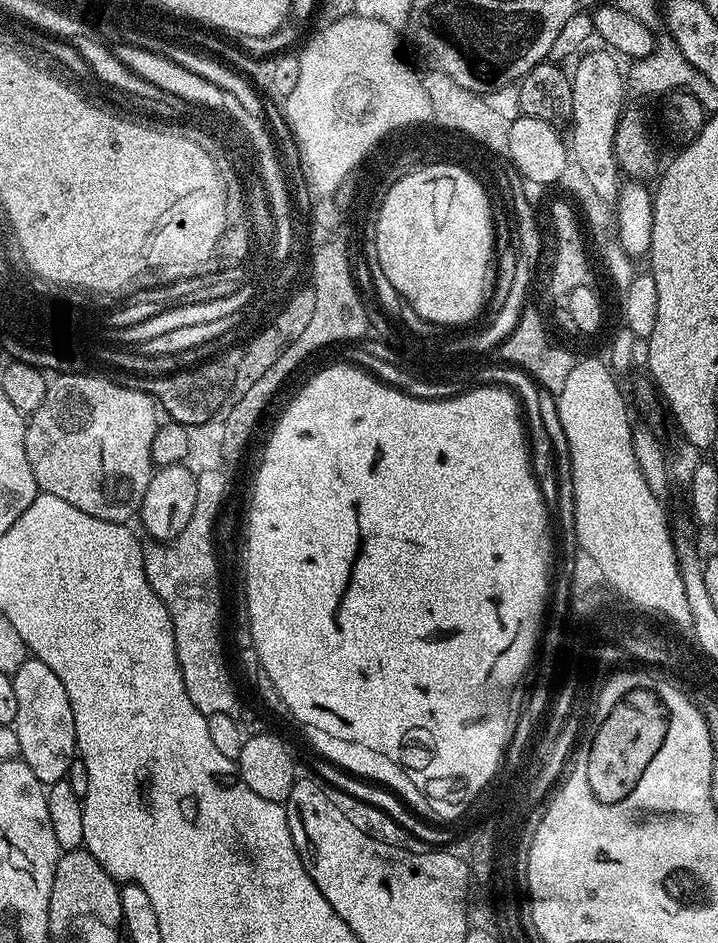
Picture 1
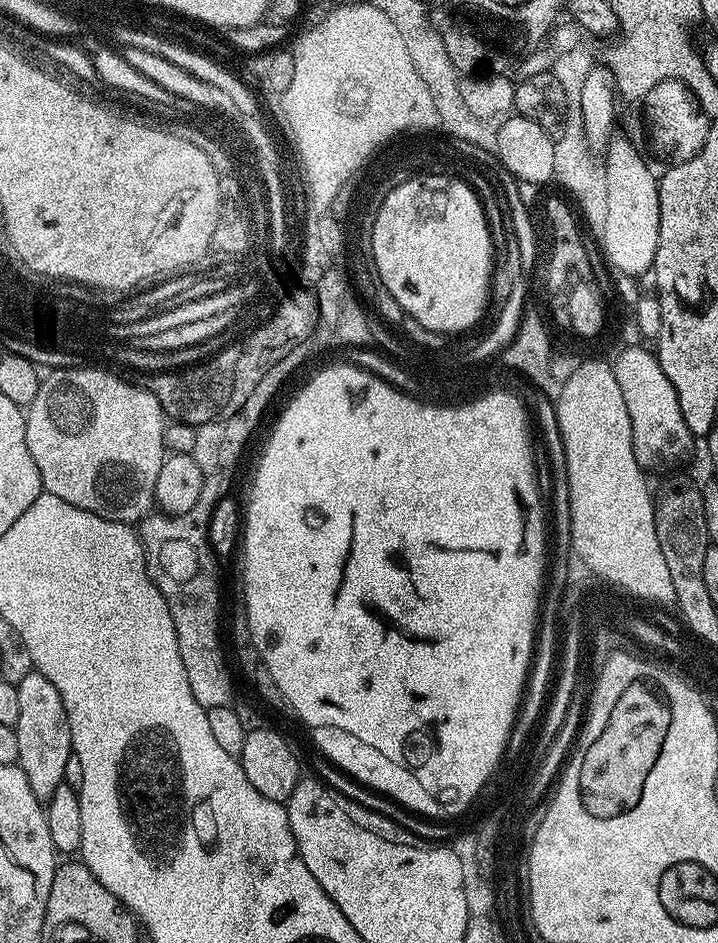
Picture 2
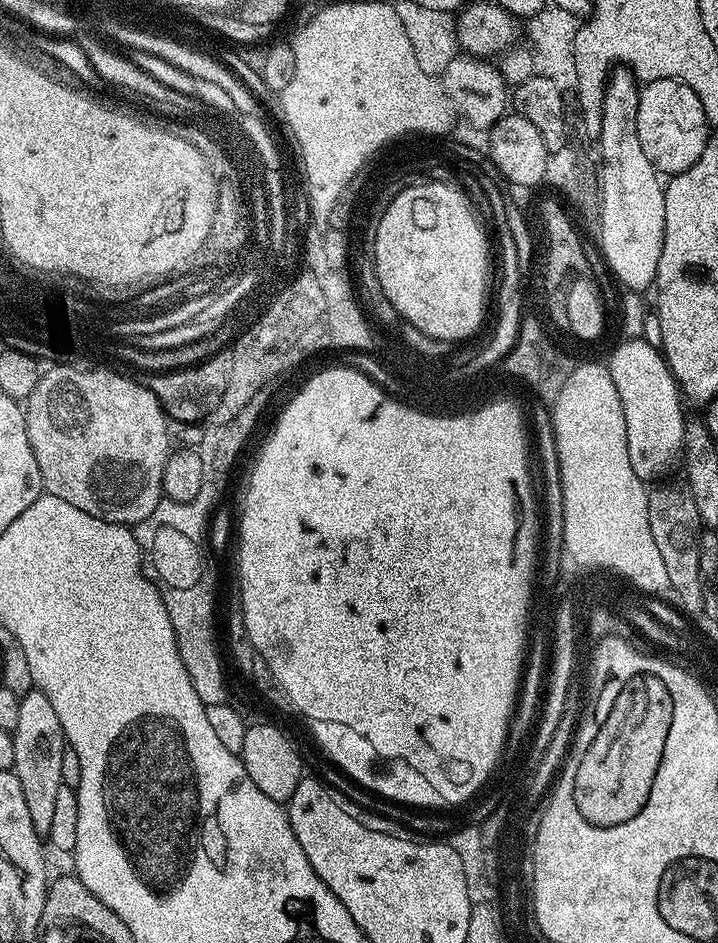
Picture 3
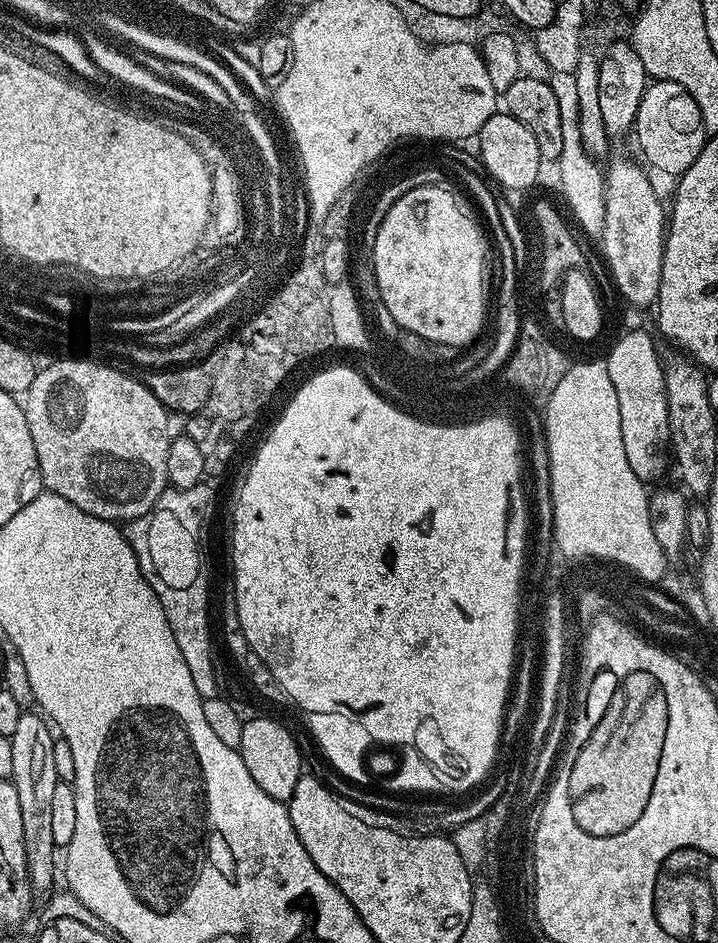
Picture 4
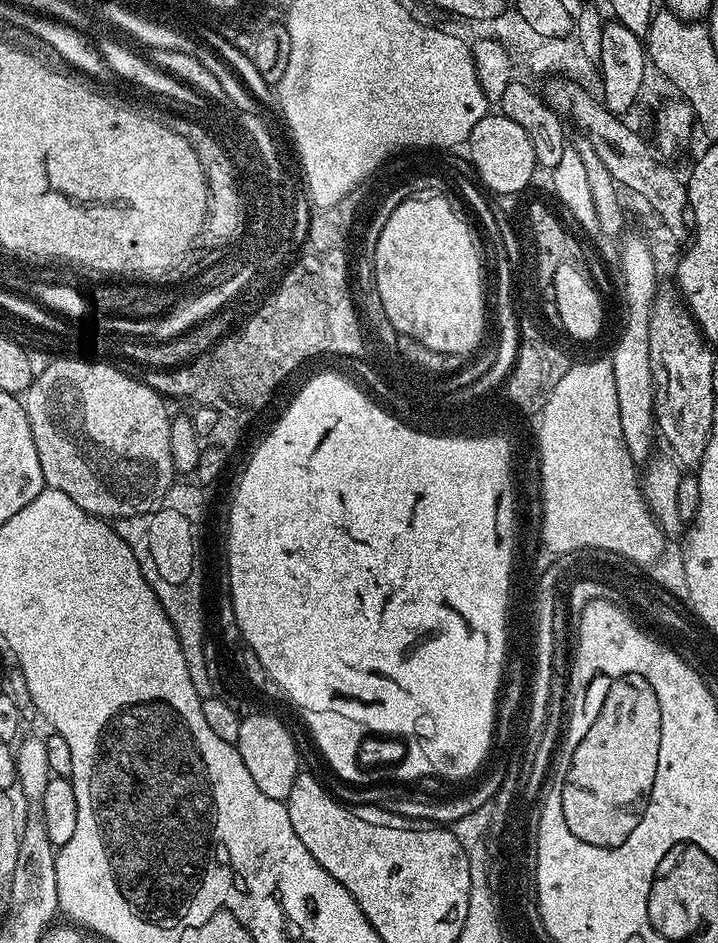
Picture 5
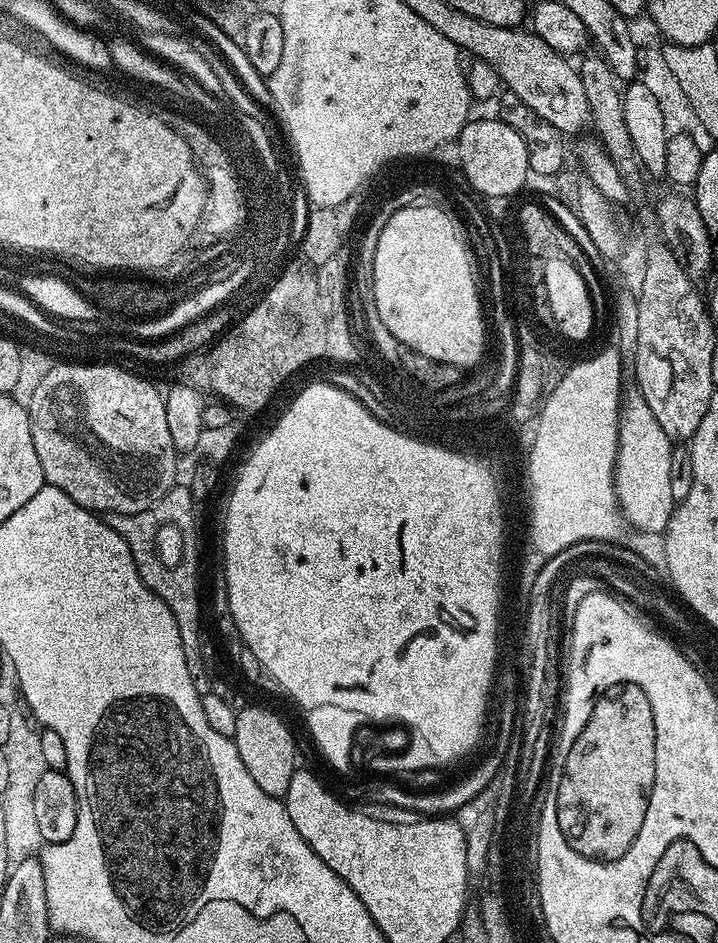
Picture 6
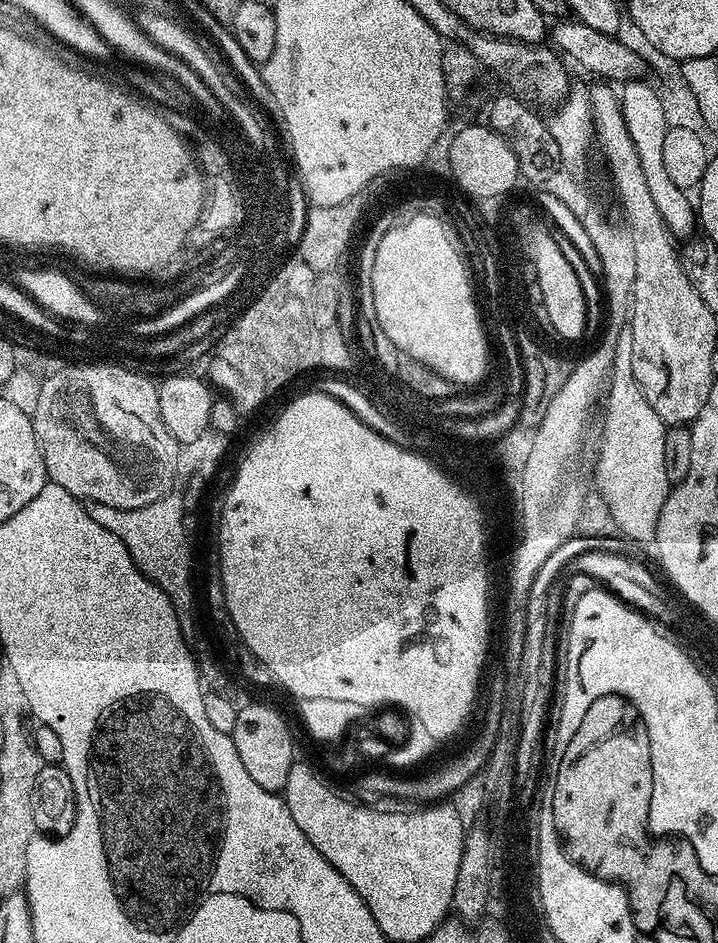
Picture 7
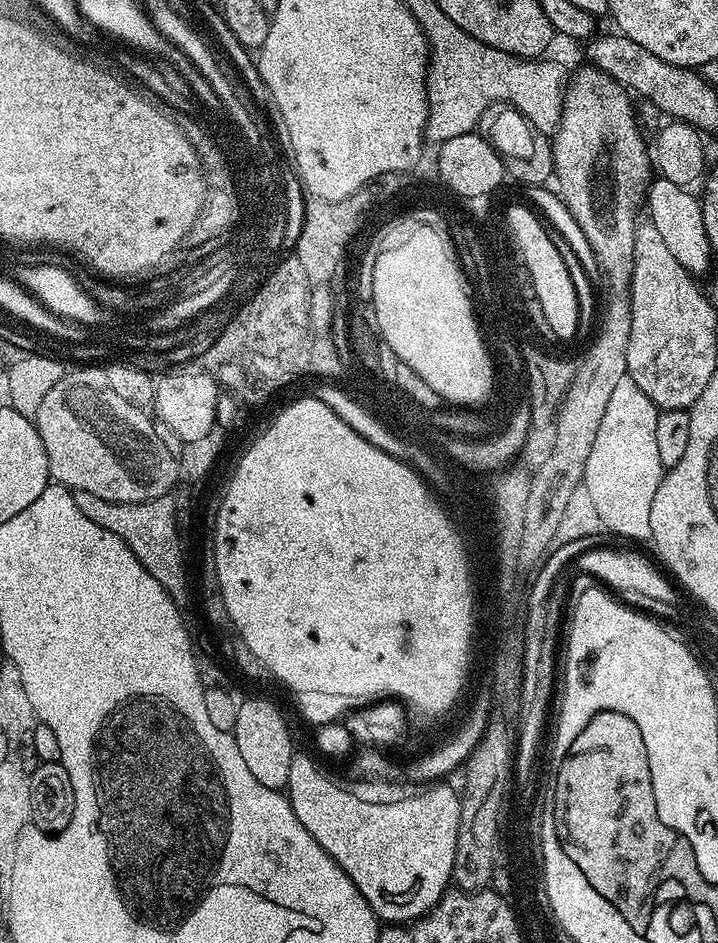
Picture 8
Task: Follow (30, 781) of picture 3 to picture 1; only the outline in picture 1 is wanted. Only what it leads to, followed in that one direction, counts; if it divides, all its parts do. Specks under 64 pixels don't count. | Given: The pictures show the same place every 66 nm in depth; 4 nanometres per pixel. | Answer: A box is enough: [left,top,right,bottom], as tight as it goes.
[11,658,77,786]

